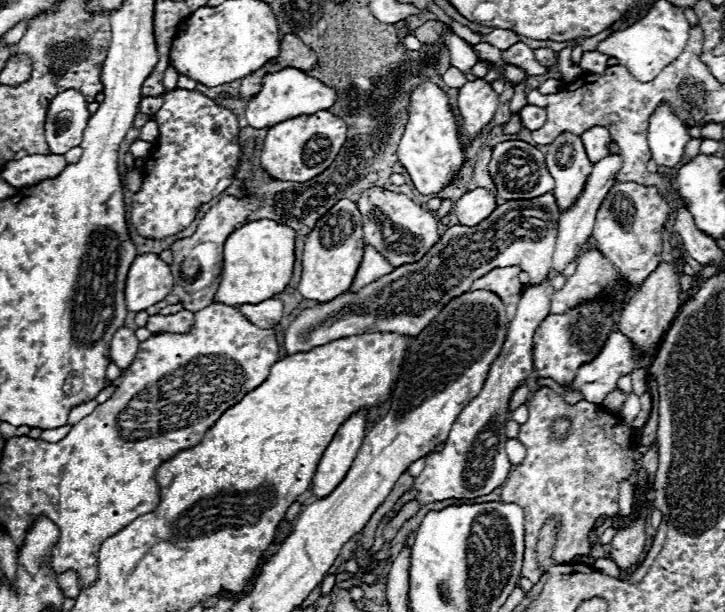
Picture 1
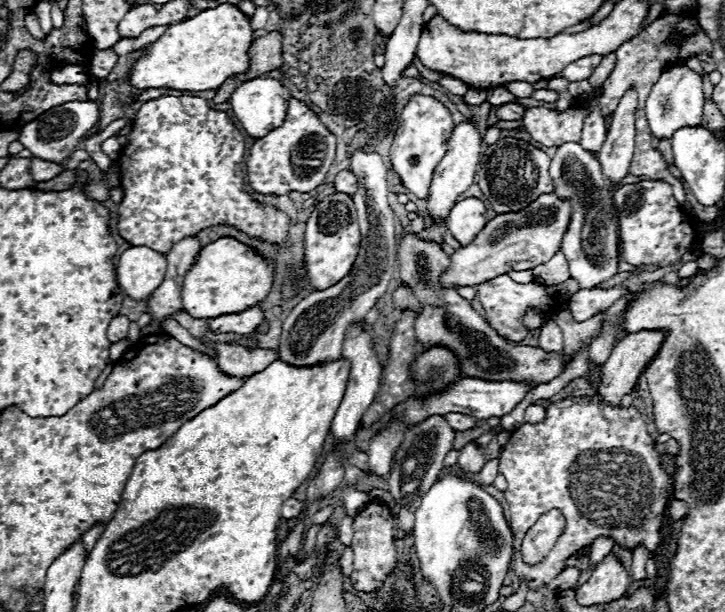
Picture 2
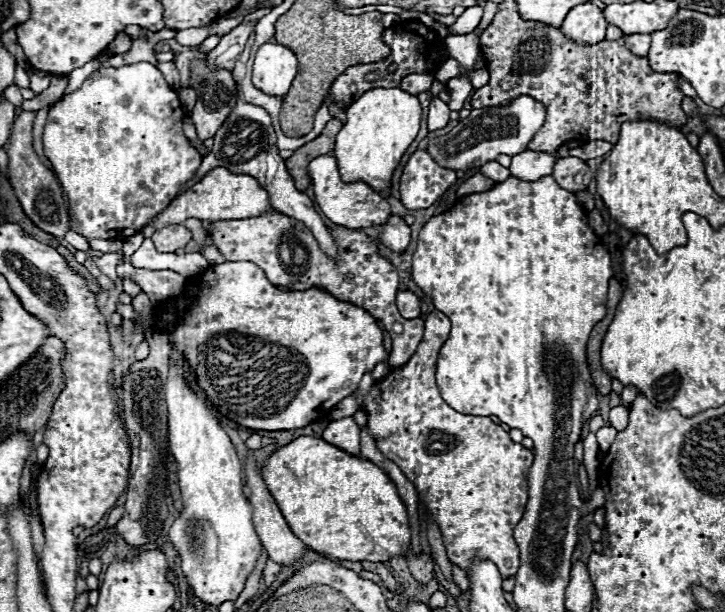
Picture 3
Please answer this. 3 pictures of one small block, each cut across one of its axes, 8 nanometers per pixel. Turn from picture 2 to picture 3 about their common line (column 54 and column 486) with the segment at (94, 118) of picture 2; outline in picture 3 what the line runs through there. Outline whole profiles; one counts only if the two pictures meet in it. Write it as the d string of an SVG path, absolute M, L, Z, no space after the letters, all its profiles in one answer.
M518 96L506 106L492 106L492 108L474 108L468 118L460 120L446 136L434 138L428 144L428 152L432 158L452 170L468 170L474 166L482 166L486 162L496 160L498 154L516 156L522 152L532 136L542 128L546 118L546 108L532 96Z

